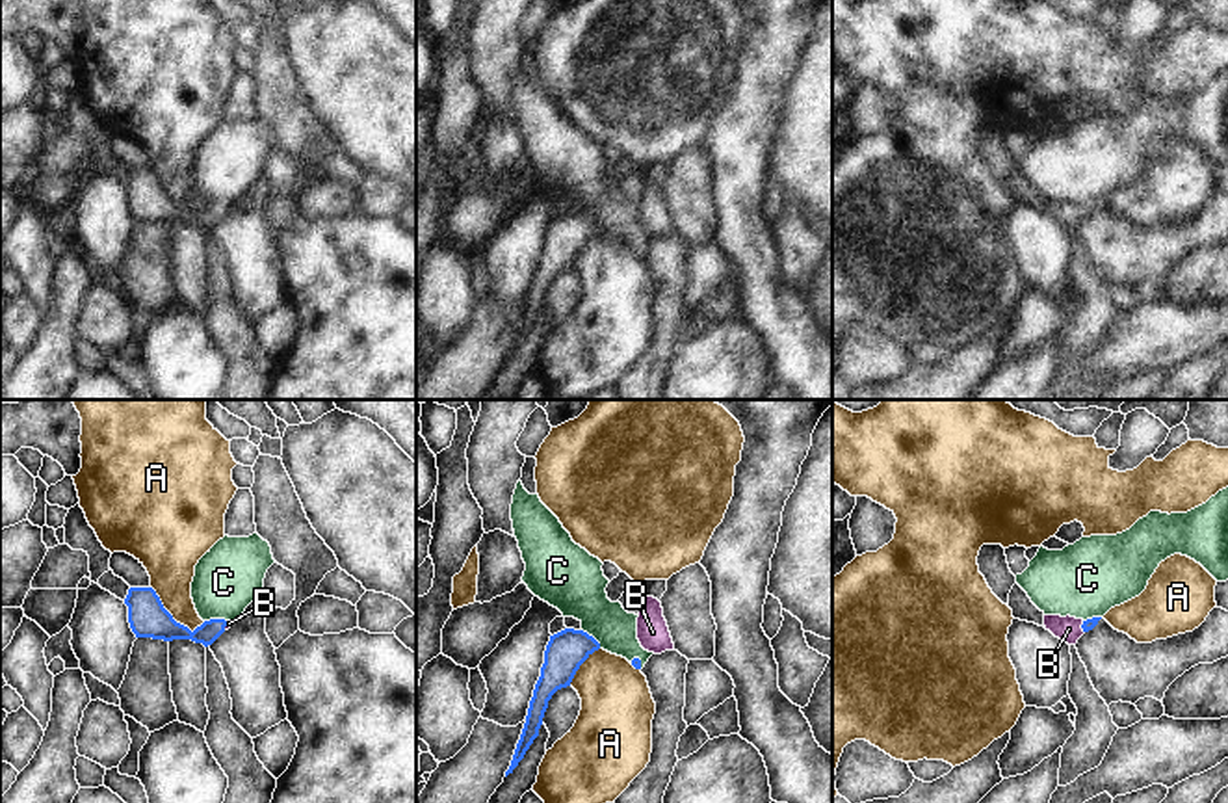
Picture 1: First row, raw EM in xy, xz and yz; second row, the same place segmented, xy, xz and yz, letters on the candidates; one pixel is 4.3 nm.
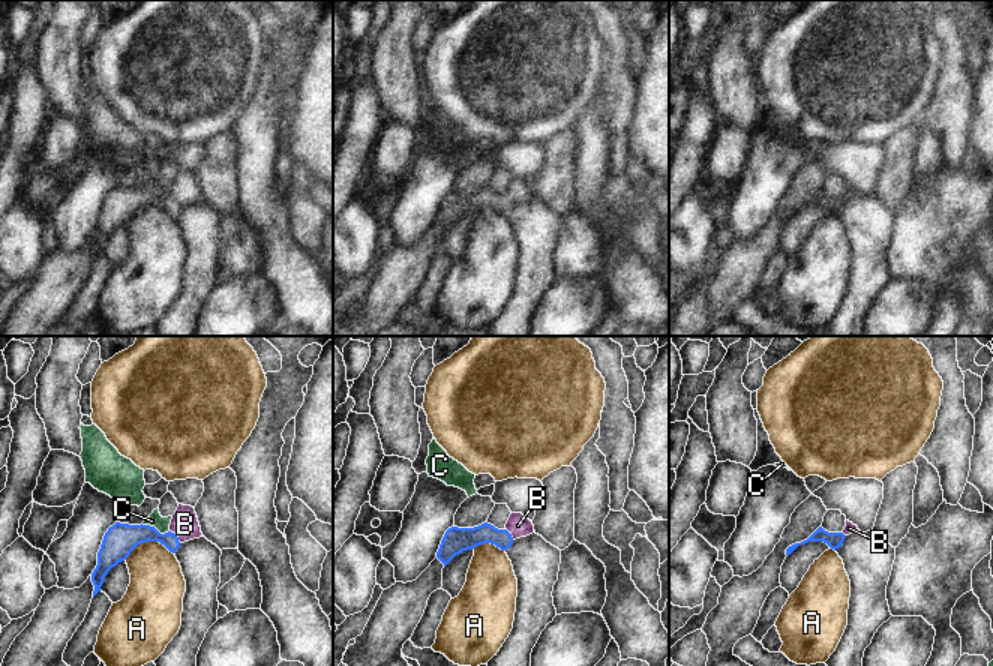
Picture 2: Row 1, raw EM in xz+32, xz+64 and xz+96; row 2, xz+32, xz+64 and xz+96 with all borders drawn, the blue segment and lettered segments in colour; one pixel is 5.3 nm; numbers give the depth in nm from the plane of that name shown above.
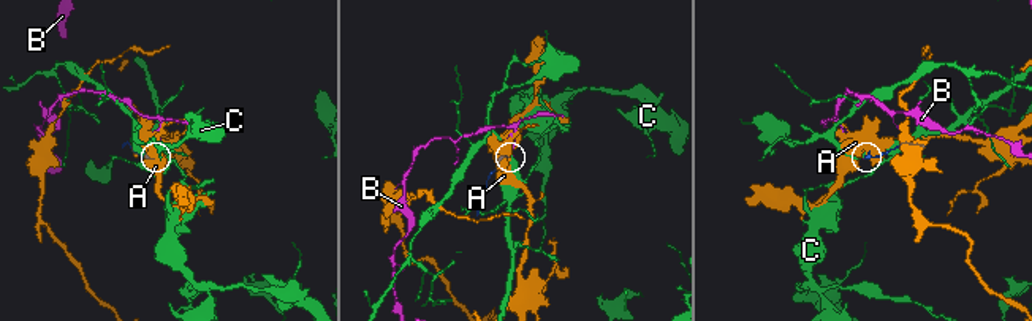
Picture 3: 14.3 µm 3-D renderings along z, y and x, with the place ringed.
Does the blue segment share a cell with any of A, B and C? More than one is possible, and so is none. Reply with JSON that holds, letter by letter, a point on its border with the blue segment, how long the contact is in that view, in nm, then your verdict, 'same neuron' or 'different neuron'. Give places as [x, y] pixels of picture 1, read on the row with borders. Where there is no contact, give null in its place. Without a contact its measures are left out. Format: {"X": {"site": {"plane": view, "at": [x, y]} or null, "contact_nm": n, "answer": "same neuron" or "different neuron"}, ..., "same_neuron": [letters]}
{"A": {"site": {"plane": "xy", "at": [171, 618]}, "contact_nm": 280, "answer": "different neuron"}, "B": {"site": {"plane": "yz", "at": [1082, 627]}, "contact_nm": 60, "answer": "same neuron"}, "C": {"site": {"plane": "xz", "at": [591, 636]}, "contact_nm": 130, "answer": "different neuron"}, "same_neuron": ["B"]}

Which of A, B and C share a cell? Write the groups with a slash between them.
A / B / C

